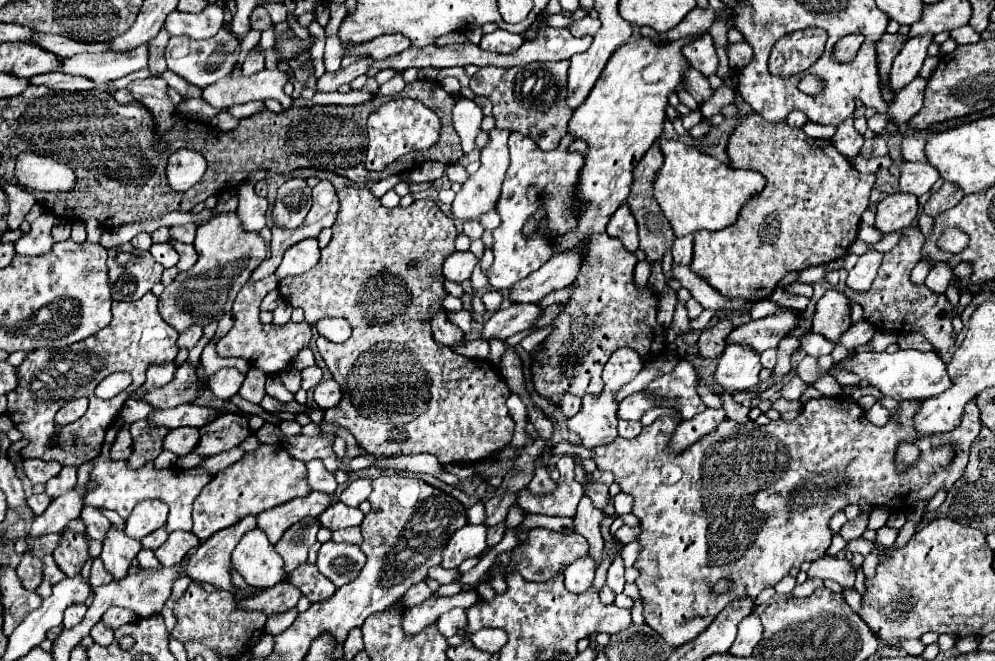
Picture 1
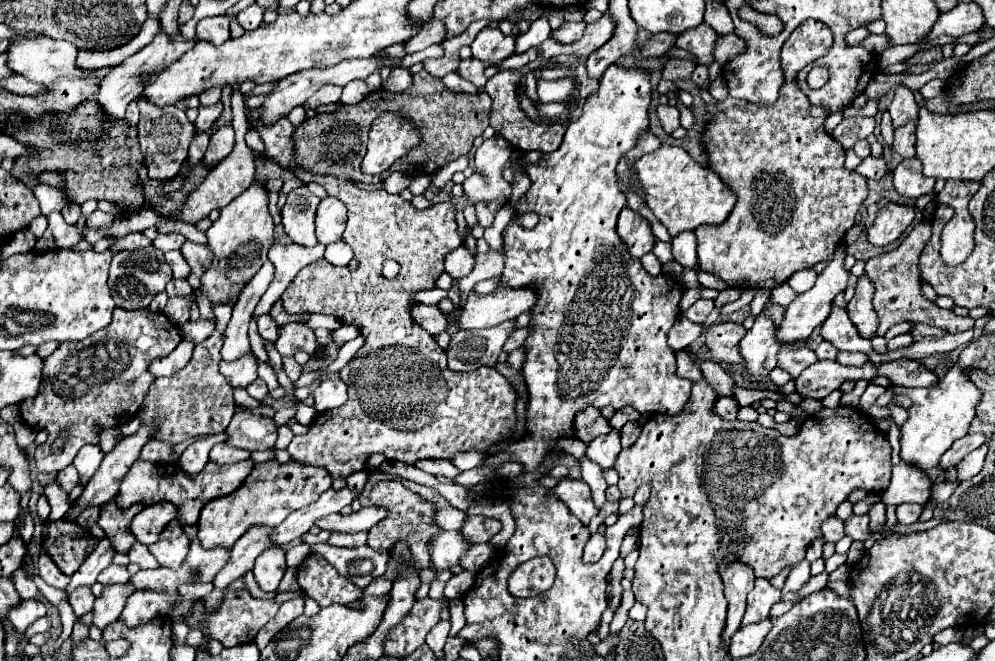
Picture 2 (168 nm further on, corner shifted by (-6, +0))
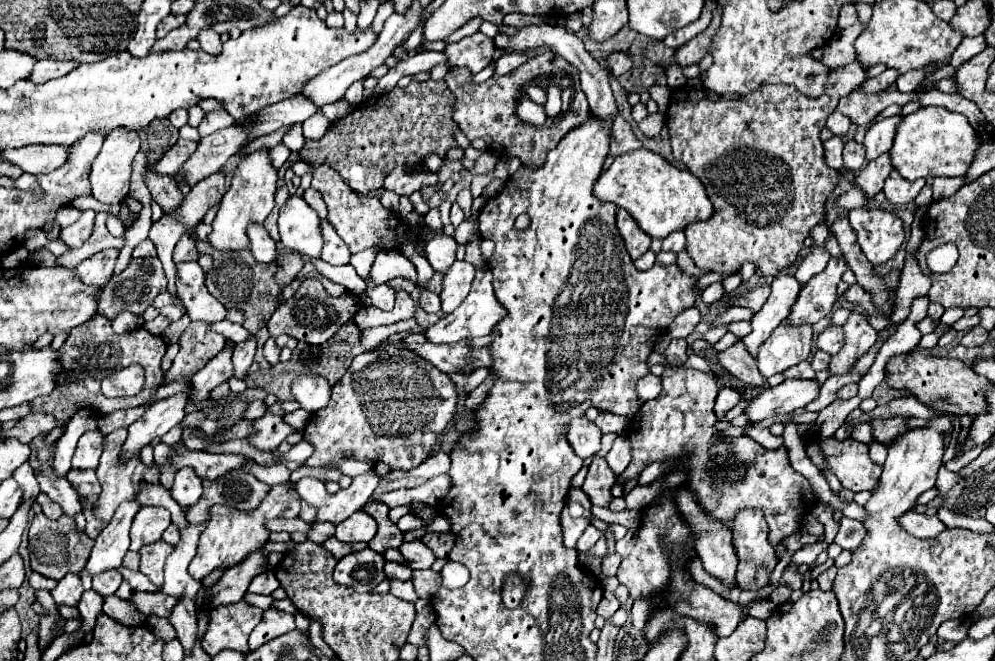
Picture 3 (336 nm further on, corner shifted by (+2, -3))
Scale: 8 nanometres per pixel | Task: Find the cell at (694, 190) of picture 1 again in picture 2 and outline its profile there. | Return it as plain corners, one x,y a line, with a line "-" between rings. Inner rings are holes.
661,145
657,151
643,155
635,163
635,171
645,187
649,209
673,237
681,231
695,231
701,225
721,225
737,203
733,189
715,171
699,165
683,147

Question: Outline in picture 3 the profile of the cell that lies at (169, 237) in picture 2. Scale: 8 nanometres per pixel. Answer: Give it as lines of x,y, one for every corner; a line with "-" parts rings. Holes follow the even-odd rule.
143,240
143,242
139,242
139,244
135,246
135,250
131,252
131,256
133,256
133,258
155,258
155,256
157,256
157,250
155,250
153,242

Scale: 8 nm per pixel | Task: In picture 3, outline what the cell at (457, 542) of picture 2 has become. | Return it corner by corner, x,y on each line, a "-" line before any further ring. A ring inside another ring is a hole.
421,540
403,542
399,546
399,552
403,554
403,558
407,560
407,566
411,570
425,570
425,568
431,568
431,564
435,562
433,552

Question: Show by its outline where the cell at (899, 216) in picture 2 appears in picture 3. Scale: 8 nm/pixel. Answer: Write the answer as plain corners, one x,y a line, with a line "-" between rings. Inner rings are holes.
857,208
849,212
851,228
857,232
859,246
871,264
885,264
891,260
905,240
903,224
895,214
871,208

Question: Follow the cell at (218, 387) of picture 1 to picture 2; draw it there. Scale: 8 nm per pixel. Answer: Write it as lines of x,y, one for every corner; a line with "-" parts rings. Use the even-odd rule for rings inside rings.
245,355
231,363
221,361
219,371
231,383
233,389
245,389
249,383
253,383
257,379
257,363
251,355

